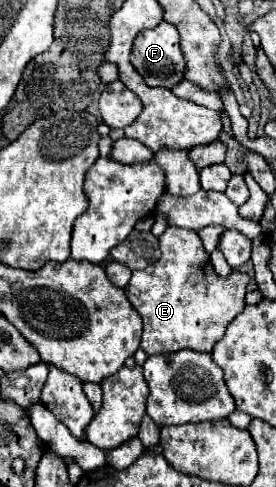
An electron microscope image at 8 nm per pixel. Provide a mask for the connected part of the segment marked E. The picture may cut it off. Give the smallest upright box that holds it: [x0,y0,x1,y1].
[125,226,249,356]

